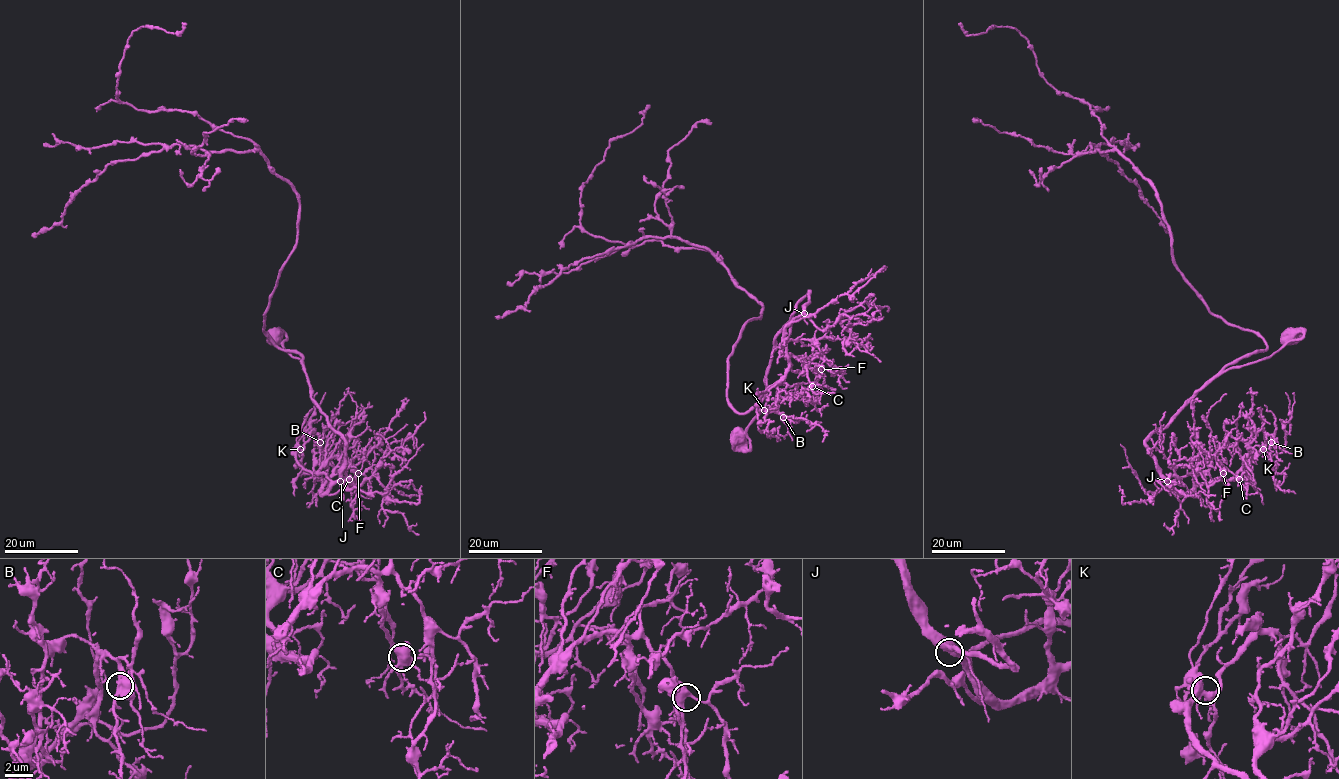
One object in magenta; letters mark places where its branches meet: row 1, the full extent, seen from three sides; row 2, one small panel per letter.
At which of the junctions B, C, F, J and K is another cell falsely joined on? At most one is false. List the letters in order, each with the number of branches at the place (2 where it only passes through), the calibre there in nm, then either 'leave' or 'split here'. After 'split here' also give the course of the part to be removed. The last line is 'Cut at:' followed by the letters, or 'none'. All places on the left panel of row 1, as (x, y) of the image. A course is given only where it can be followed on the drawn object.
B: branches 5; calibre 500 nm; leave
C: branches 7; calibre 480 nm; leave
F: branches 4; calibre 480 nm; leave
J: branches 4; calibre 420 nm; leave
K: branches 5; calibre 440 nm; leave
Cut at: none

